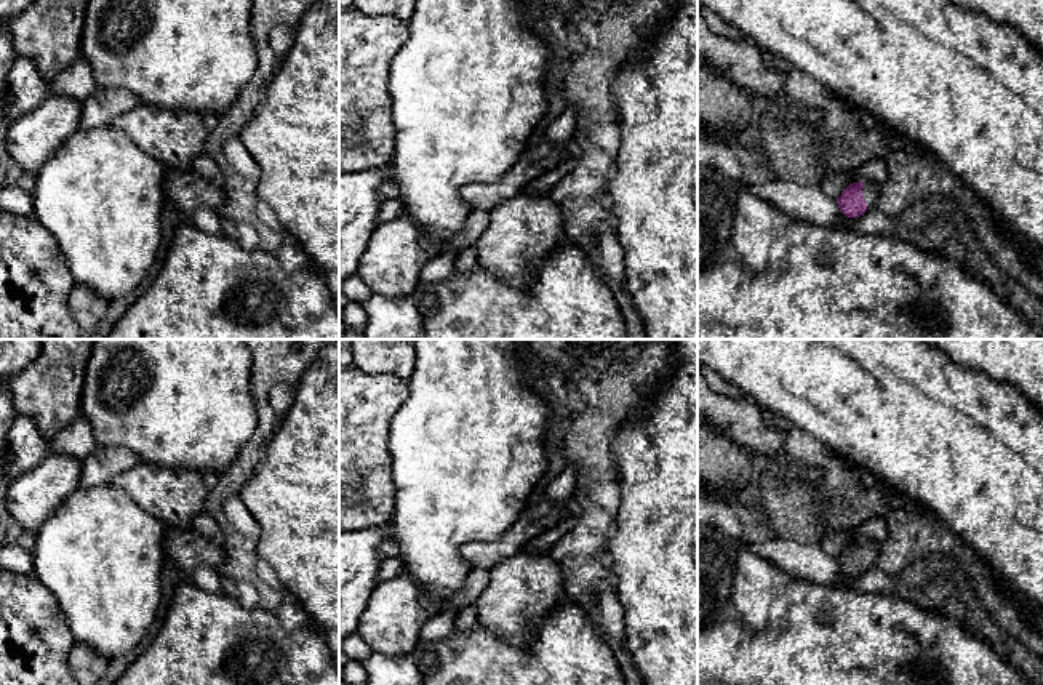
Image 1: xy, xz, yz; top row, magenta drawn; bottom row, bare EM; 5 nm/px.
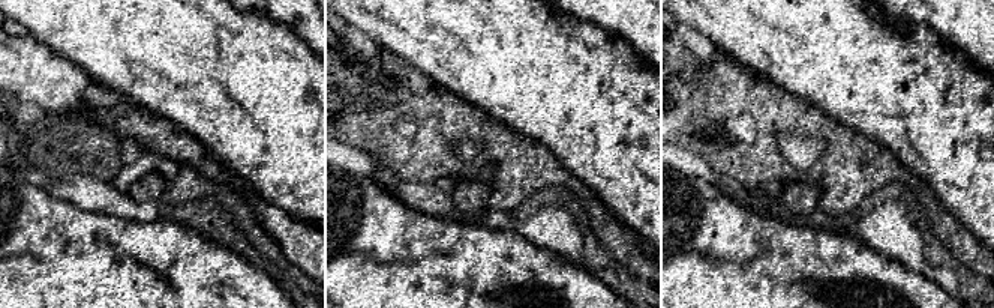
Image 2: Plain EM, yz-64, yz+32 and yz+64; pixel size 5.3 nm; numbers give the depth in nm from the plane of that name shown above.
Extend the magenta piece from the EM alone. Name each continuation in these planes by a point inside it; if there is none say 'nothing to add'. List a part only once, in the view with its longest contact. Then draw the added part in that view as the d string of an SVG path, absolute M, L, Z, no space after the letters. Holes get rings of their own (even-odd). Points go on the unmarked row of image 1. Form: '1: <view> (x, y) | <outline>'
1: yz (871, 549) | M862 539L862 543L864 543L862 554L865 557L867 568L872 568L878 559L880 544L873 539Z

